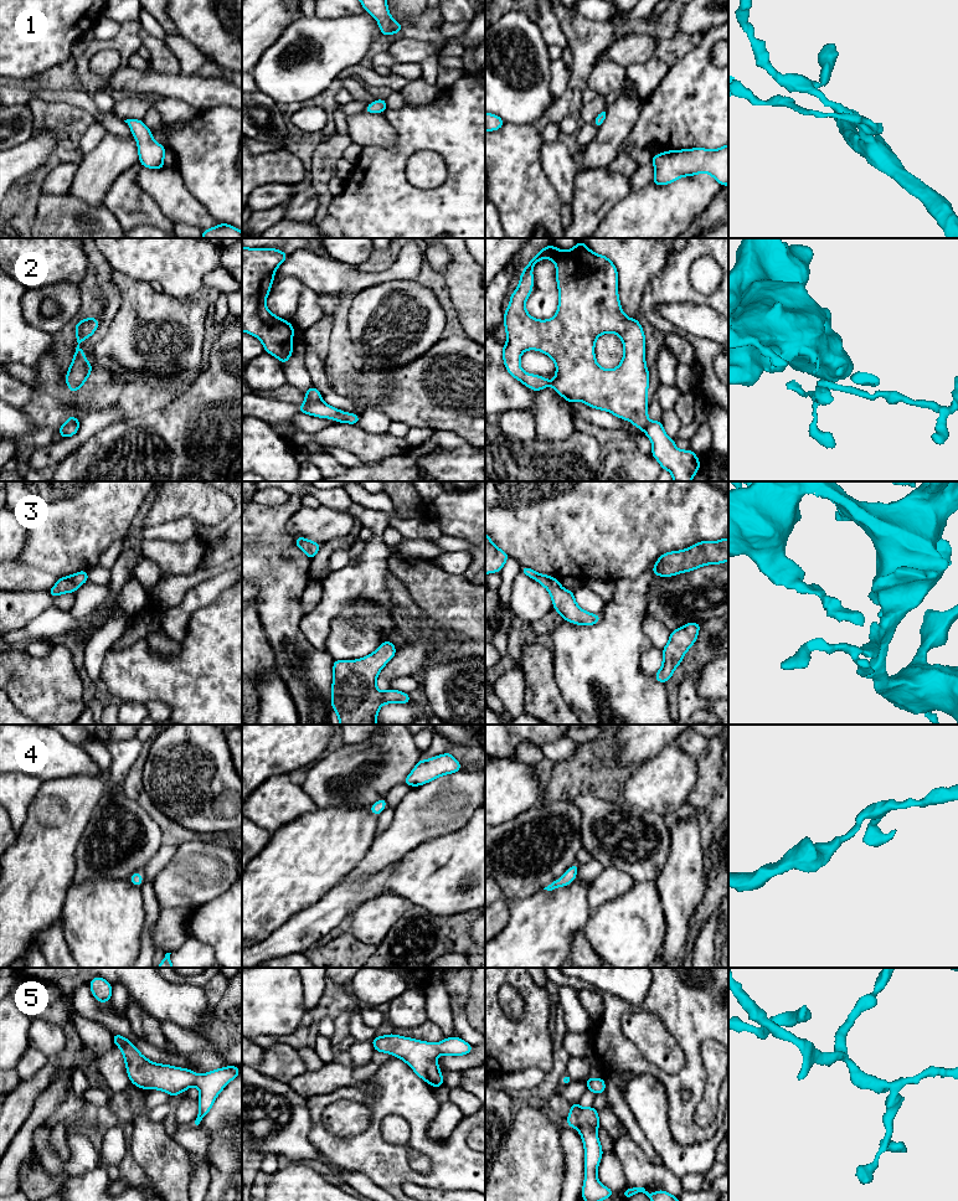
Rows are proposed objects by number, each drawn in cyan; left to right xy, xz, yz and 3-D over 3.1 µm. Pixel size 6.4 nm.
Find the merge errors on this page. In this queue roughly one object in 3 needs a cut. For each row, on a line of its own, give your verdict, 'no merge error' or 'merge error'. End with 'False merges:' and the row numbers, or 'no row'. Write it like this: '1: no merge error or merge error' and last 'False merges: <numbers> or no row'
1: no merge error
2: merge error
3: no merge error
4: no merge error
5: no merge error
False merges: 2

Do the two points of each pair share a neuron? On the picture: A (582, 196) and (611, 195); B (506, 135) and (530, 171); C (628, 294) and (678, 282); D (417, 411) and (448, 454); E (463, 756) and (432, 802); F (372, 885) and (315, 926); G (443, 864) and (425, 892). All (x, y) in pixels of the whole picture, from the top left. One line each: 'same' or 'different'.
A: same
B: same
C: different
D: different
E: different
F: same
G: same

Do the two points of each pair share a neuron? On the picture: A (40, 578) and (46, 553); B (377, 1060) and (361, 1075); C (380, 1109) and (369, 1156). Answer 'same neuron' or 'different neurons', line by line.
A: different neurons
B: same neuron
C: same neuron

